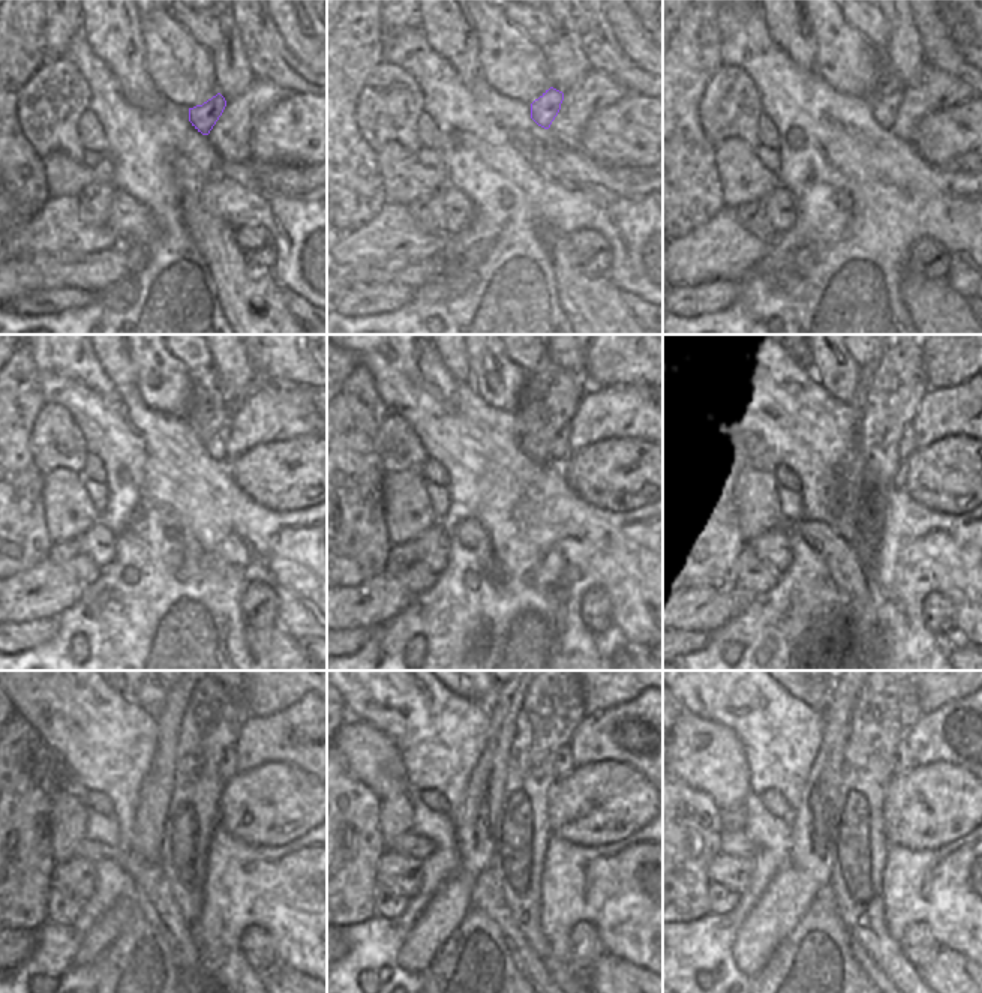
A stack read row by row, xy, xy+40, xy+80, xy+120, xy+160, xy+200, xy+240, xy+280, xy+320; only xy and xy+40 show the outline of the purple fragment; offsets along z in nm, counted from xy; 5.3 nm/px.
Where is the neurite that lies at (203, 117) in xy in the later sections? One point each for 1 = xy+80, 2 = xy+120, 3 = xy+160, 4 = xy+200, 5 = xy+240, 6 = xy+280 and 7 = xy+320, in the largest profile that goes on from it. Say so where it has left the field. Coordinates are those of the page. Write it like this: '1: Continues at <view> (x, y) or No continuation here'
1: Continues at xy+80 (885, 108)
2: Continues at xy+120 (216, 447)
3: Continues at xy+160 (559, 450)
4: Continues at xy+200 (906, 444)
5: Continues at xy+240 (228, 765)
6: Continues at xy+280 (564, 764)
7: Continues at xy+320 (901, 761).

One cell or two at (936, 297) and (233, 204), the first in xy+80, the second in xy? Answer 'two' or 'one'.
two

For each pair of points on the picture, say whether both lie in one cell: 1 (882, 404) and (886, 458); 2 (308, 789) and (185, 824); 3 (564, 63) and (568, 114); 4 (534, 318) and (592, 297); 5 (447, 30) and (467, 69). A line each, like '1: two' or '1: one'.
1: one
2: two
3: two
4: two
5: one

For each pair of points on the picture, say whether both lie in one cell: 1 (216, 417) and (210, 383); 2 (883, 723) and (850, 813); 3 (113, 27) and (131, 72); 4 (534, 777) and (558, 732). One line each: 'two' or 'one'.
1: one
2: one
3: one
4: one

